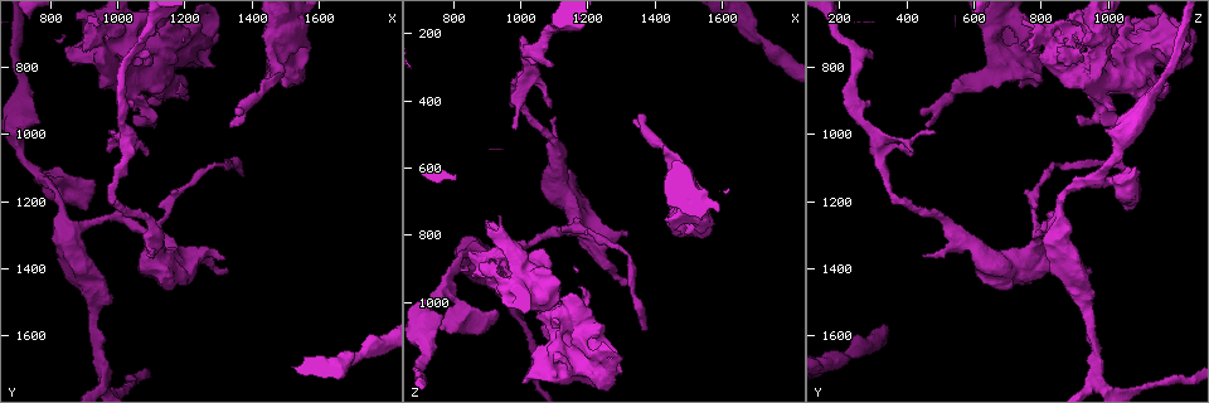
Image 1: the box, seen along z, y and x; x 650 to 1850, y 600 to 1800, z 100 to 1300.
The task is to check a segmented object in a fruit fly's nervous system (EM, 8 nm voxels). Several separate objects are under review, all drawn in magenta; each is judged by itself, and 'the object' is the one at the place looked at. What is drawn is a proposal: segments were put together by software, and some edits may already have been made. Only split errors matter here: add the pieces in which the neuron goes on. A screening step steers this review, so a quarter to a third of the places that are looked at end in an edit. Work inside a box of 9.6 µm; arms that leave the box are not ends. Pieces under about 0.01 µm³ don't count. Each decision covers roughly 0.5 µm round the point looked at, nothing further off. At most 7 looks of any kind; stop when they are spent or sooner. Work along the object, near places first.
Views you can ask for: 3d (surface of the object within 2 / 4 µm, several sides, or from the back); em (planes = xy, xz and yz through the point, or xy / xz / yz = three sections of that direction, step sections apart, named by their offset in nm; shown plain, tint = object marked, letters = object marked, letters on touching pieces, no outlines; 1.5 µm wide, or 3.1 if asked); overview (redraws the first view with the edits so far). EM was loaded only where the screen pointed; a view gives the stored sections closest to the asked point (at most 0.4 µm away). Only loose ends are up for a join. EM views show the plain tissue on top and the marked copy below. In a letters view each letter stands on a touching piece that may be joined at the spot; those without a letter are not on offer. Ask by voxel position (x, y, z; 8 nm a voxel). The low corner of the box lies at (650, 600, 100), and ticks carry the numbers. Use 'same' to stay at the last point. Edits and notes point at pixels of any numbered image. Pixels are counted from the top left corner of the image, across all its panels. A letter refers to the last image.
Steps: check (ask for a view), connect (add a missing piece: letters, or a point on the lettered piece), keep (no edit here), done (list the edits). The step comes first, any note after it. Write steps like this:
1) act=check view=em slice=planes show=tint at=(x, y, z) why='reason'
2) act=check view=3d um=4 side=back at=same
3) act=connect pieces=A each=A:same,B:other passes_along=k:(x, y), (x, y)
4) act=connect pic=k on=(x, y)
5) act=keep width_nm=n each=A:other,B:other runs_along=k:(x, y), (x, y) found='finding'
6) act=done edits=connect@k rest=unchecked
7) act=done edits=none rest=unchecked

act=check view=em slice=planes show=letters at=(770, 950, 1050) why='stops while still wide'

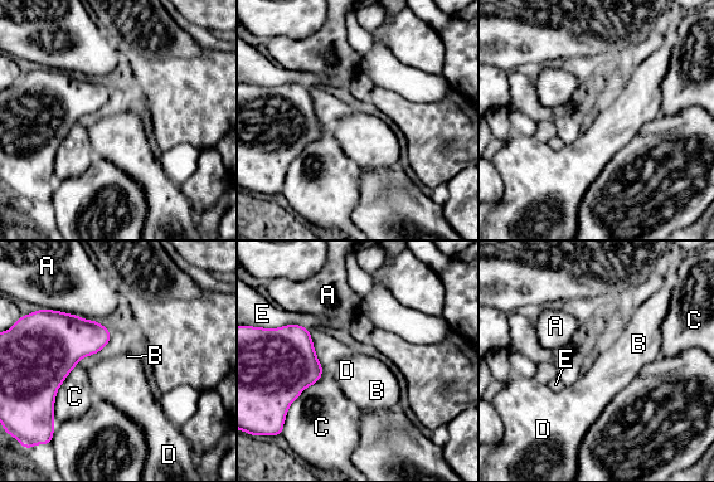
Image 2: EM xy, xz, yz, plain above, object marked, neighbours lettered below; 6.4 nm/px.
act=keep each=A:other,B:other,C:other,D:other,E:other border=2:(43, 307), (76, 313), (97, 321) found='none of them fits'

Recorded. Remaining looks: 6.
act=check view=3d um=2 at=(1100, 770, 300) why='an open end'

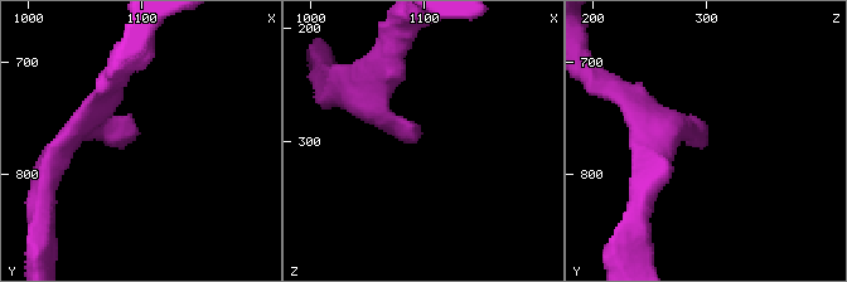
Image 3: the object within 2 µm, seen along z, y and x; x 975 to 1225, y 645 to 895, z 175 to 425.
act=check view=em slice=xy step=4 show=letters at=(1098, 764, 296) why='now the EM'

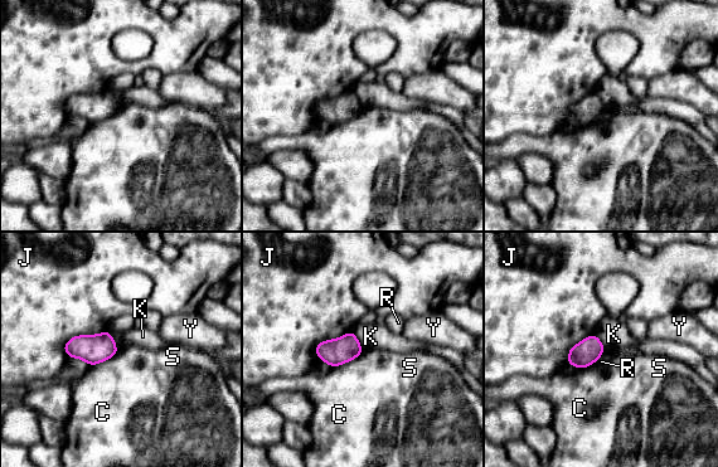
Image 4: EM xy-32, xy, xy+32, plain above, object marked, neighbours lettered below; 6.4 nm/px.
act=keep longest_contact=J:320nm each=C:other,J:other,K:other,R:other,S:other,Y:other border=4:(606, 351), (593, 364) found='none of them fits'

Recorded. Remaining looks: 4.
act=check view=em slice=planes show=letters at=(1370, 1120, 1080)

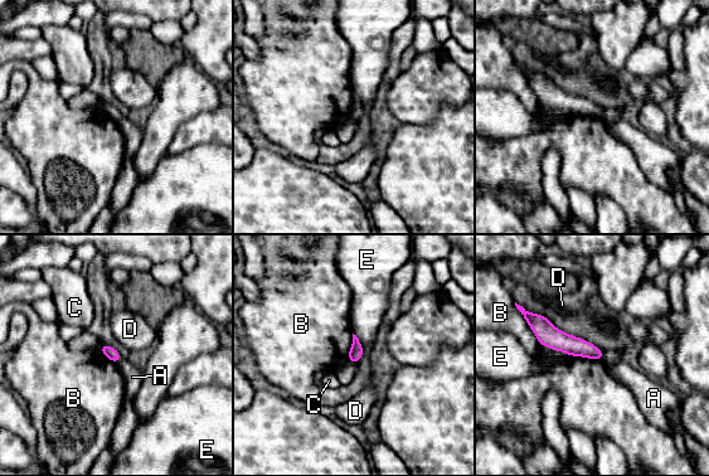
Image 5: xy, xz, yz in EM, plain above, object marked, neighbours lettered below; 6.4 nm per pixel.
act=keep width_nm=80 each=A:other,B:other,C:other,D:other,E:other runs_along=5:(532, 316), (554, 339), (600, 356) found='none of them fits'

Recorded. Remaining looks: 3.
act=done edits=none rest=unchecked

